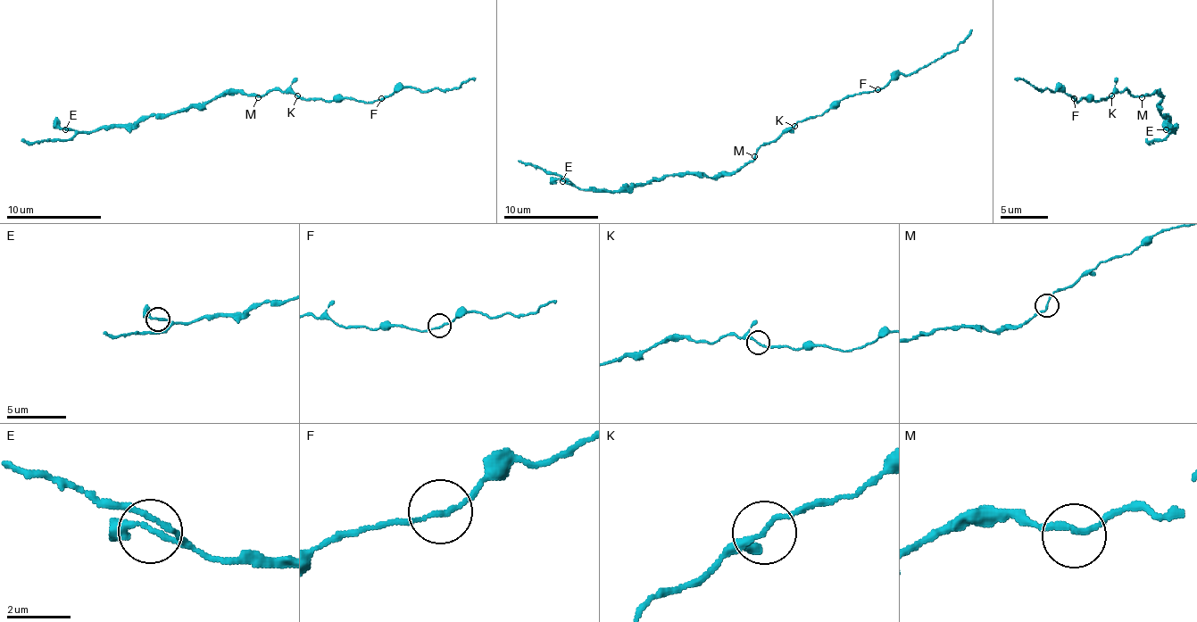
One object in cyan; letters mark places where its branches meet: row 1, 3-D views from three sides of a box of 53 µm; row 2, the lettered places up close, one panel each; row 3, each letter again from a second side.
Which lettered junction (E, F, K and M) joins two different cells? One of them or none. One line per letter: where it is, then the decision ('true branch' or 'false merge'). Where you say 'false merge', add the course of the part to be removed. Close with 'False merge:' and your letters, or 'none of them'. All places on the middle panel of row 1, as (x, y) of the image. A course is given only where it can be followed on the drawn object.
E: (562, 181) | true branch
F: (877, 89) | false merge | (878, 89), (900, 75), (917, 73), (950, 53), (971, 30)
K: (794, 126) | true branch
M: (754, 156) | true branch
False merge: F

